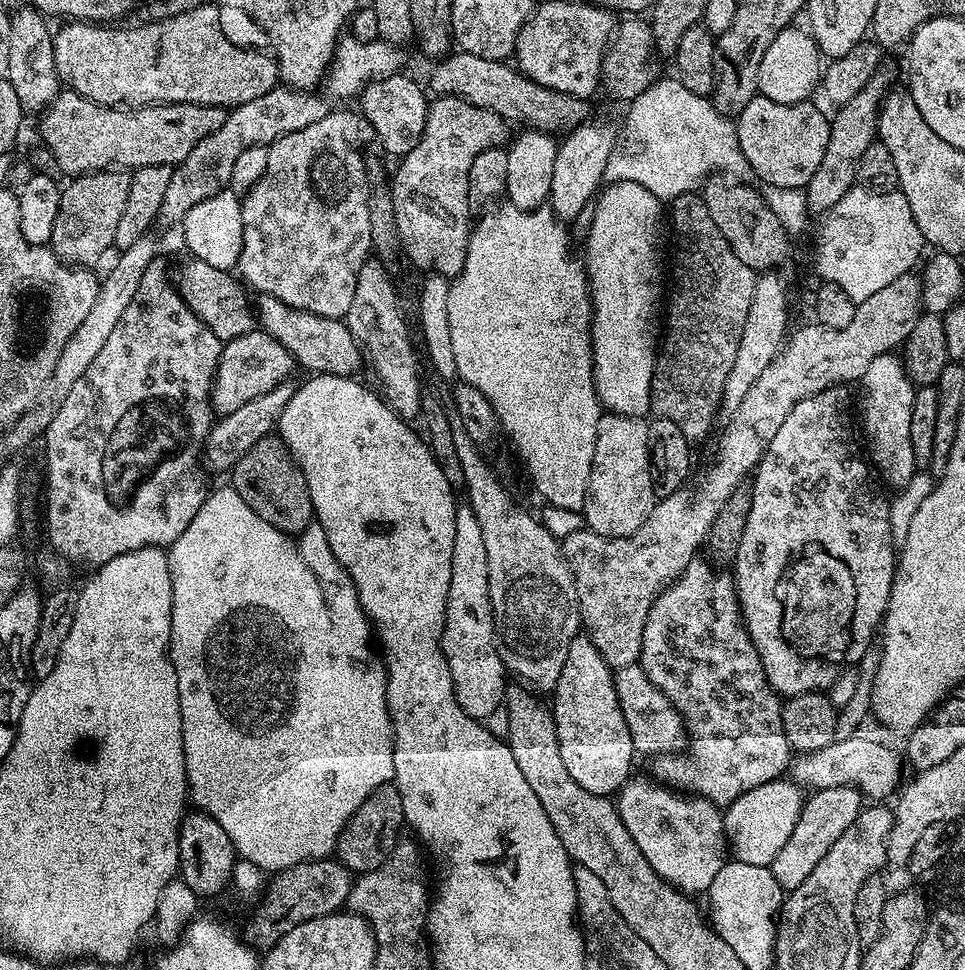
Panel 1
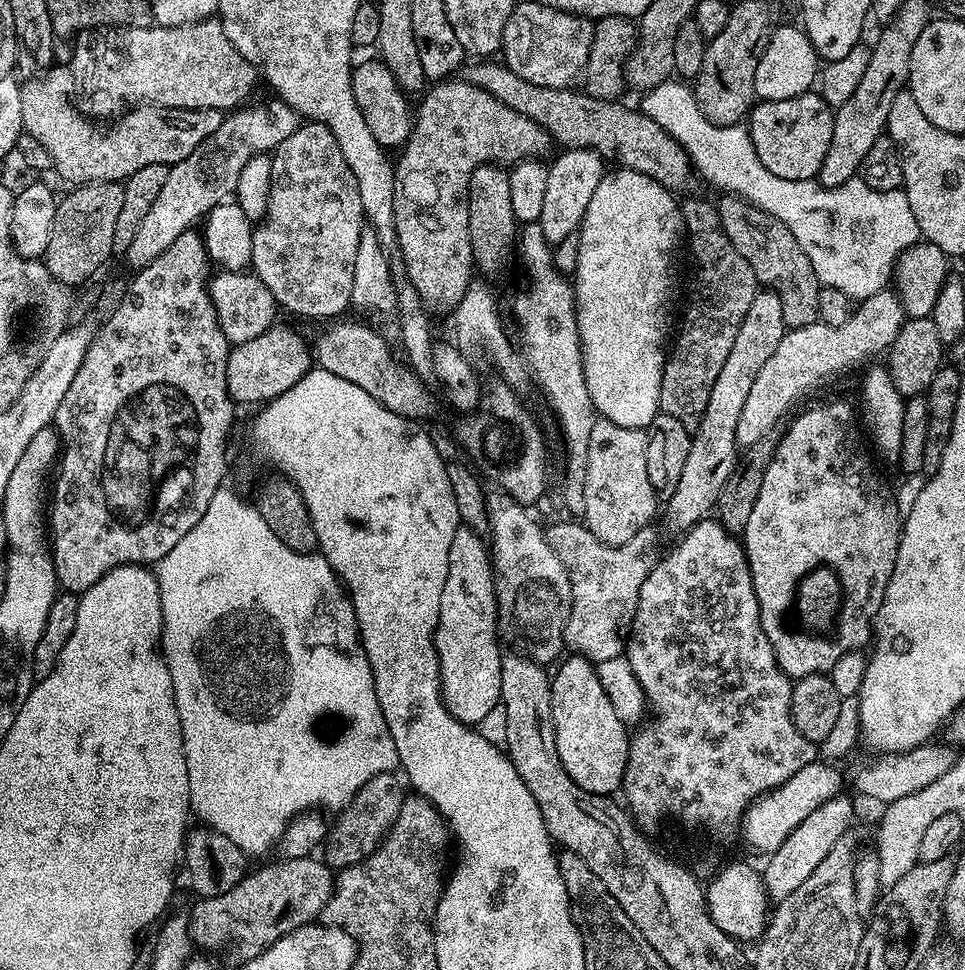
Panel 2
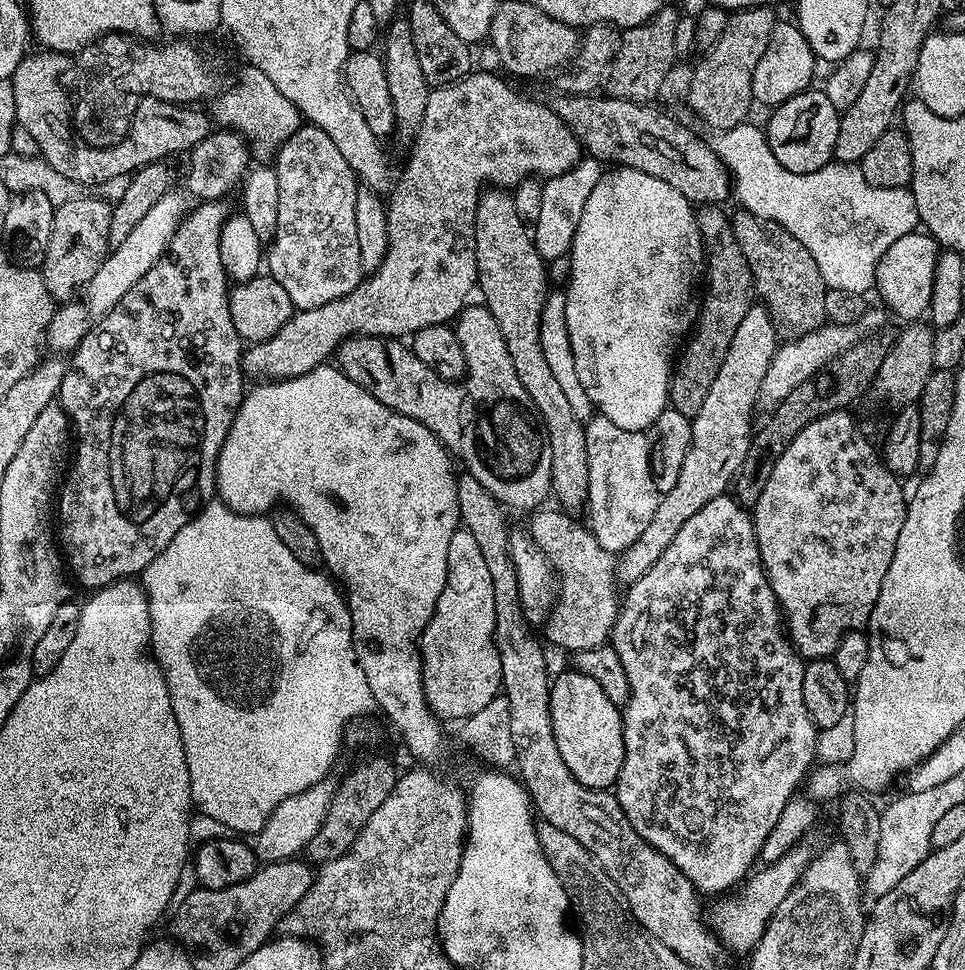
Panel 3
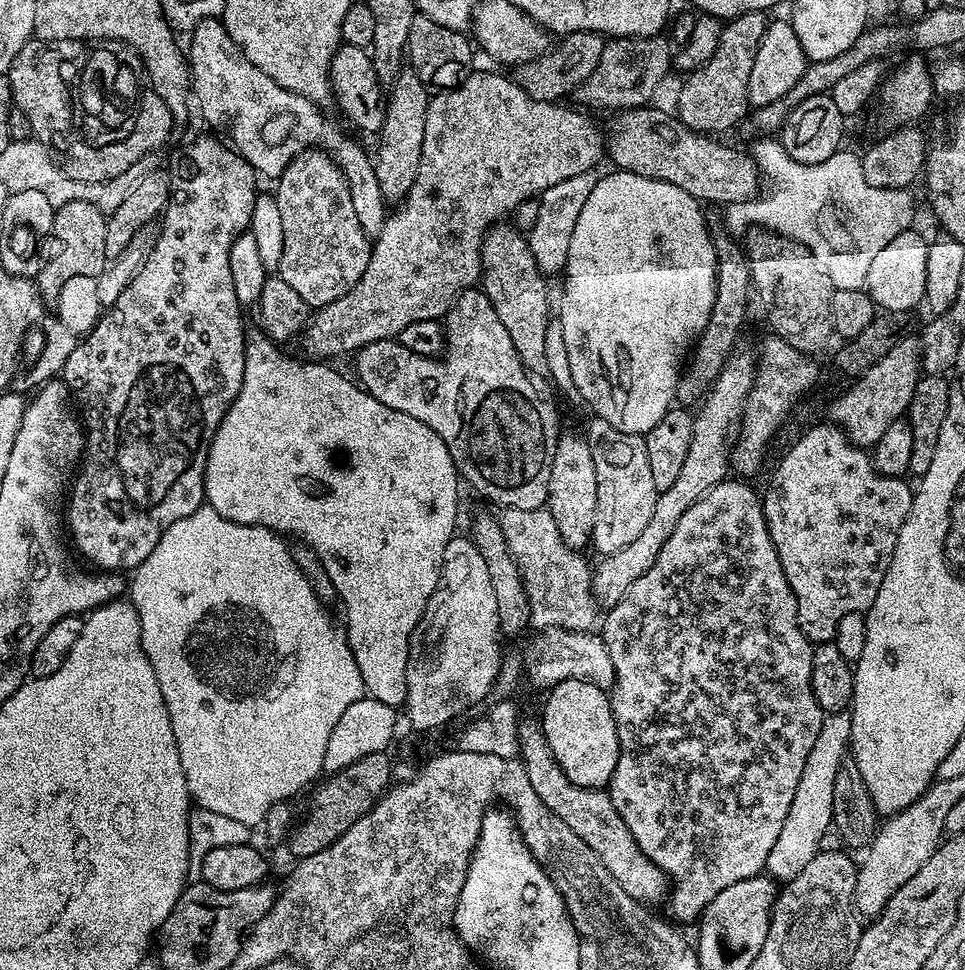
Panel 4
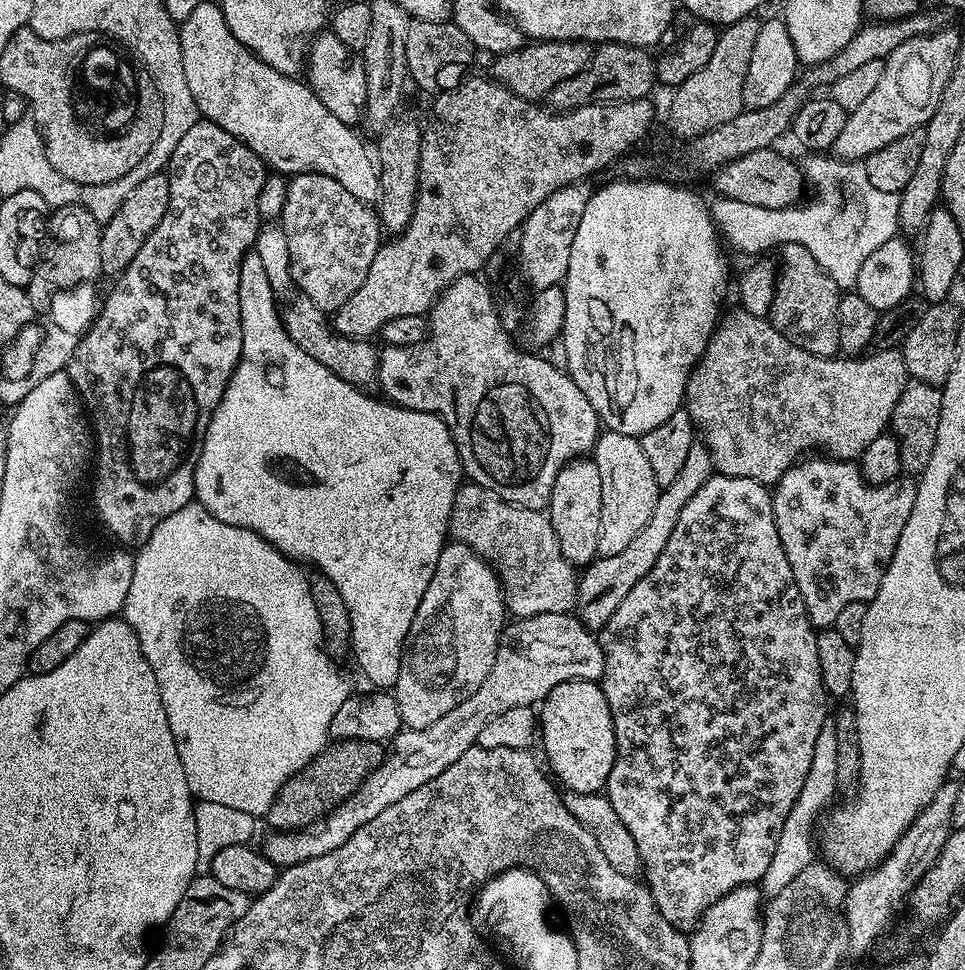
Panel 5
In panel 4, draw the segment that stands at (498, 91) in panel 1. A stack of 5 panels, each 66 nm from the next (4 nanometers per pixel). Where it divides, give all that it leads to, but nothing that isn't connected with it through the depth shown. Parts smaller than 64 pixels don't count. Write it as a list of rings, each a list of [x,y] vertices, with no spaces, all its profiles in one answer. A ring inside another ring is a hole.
[[[657,106],[643,108],[625,108],[617,111],[612,125],[606,128],[606,156],[613,160],[615,167],[622,172],[633,172],[646,178],[654,178],[662,182],[670,182],[670,186],[678,186],[678,190],[686,190],[695,200],[707,202],[712,206],[727,206],[752,200],[761,191],[762,173],[751,155],[739,152],[736,148],[727,148],[719,144],[719,139],[711,135],[695,132],[687,128],[671,111],[663,112]]]

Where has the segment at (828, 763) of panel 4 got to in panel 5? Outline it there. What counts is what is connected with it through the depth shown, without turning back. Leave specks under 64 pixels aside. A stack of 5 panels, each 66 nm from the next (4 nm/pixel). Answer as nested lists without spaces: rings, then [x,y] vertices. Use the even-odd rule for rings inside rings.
[[[829,722],[822,726],[822,731],[818,733],[818,738],[814,741],[814,758],[810,761],[806,782],[802,782],[802,790],[799,792],[790,814],[786,814],[786,822],[782,822],[782,835],[778,838],[778,846],[770,858],[770,866],[767,868],[766,874],[762,874],[760,879],[758,887],[765,897],[771,898],[774,894],[778,894],[778,890],[782,890],[782,886],[794,882],[794,878],[798,878],[798,874],[802,874],[802,870],[806,870],[806,866],[813,864],[815,856],[812,855],[815,852],[817,855],[818,844],[814,836],[812,840],[812,831],[815,828],[817,831],[822,813],[833,803],[832,798],[835,794],[838,794],[837,782],[838,734],[835,723]]]

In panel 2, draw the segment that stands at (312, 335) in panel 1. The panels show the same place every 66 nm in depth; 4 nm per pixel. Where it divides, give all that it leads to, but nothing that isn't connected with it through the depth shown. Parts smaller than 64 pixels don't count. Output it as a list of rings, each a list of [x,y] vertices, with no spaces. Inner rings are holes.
[[[341,319],[339,322],[332,322],[329,328],[324,328],[316,336],[316,344],[311,345],[310,351],[315,363],[322,370],[330,370],[330,374],[338,374],[338,378],[346,378],[346,382],[354,382],[354,386],[362,386],[370,398],[382,402],[394,414],[406,416],[413,422],[424,422],[424,419],[435,410],[436,404],[432,401],[432,392],[427,383],[421,380],[407,363],[398,361],[392,357],[390,349],[384,345],[382,337],[378,336],[372,329],[364,324],[355,324],[352,320]]]

